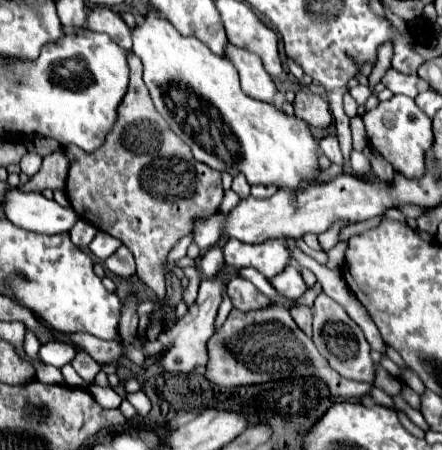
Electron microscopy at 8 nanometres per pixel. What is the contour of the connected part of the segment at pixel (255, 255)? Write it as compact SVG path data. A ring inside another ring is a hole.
M229 238L223 250L227 266L237 270L253 266L267 278L283 272L283 268L289 264L289 252L277 240L267 240L263 244L245 244L235 238Z

